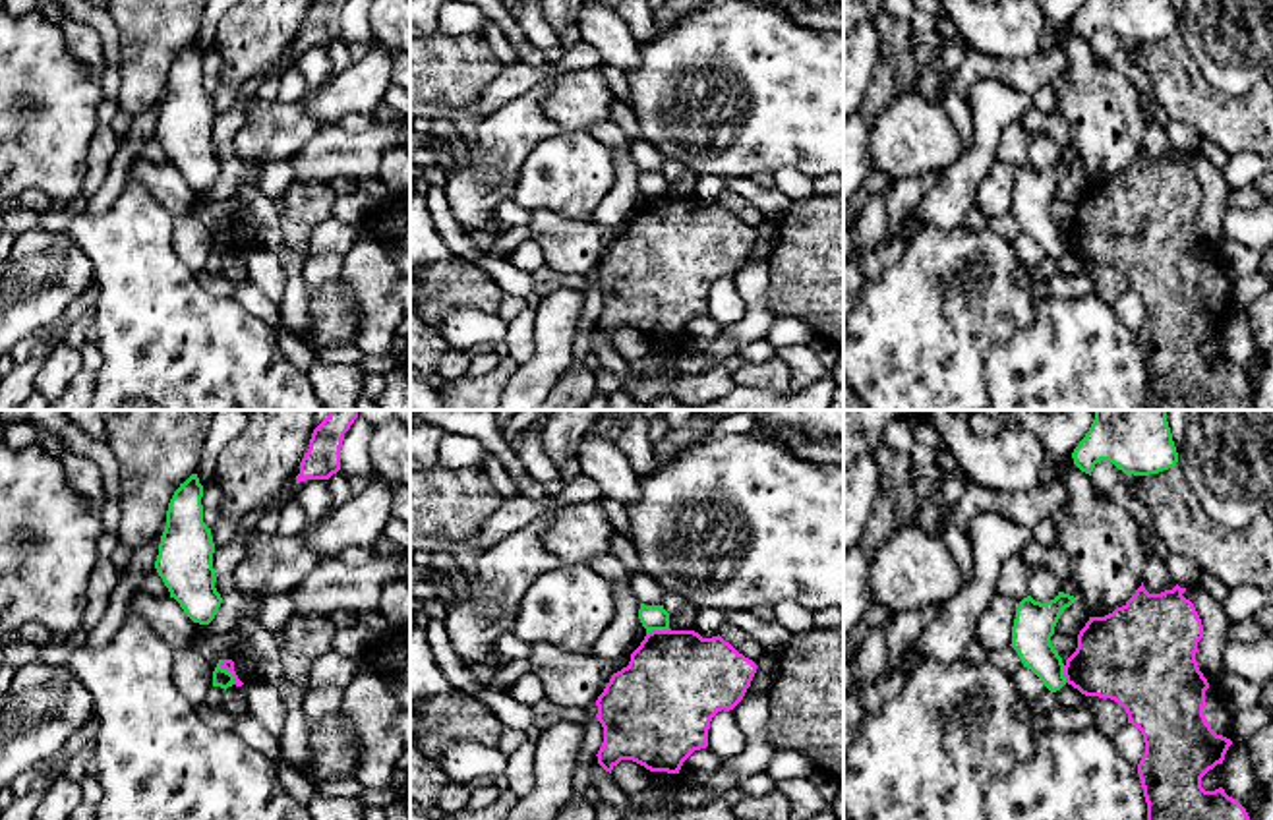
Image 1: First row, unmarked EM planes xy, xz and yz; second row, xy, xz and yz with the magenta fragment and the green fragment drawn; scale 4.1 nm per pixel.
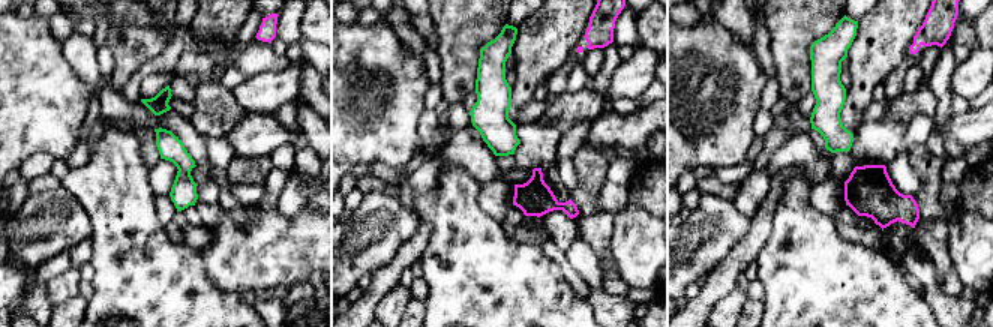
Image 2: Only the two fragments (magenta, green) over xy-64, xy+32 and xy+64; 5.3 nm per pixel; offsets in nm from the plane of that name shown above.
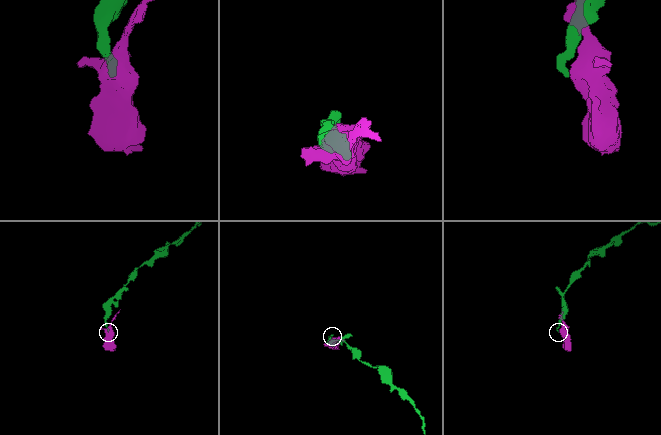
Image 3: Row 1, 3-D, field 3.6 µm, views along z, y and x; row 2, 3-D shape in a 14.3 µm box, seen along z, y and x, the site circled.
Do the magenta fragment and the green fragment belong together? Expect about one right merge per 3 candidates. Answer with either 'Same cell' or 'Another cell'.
Another cell

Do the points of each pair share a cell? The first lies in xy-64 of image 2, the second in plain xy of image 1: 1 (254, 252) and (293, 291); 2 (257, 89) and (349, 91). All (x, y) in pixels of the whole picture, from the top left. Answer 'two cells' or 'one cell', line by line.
1: two cells
2: one cell

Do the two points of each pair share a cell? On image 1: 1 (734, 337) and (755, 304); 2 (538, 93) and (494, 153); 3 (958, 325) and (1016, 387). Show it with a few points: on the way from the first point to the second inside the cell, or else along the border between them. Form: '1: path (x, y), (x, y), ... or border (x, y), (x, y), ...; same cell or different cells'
1: path (741, 329), (755, 312); same cell
2: path (527, 109), (523, 120), (505, 138); same cell
3: border (1026, 329), (999, 341), (989, 352), (987, 389); different cells

